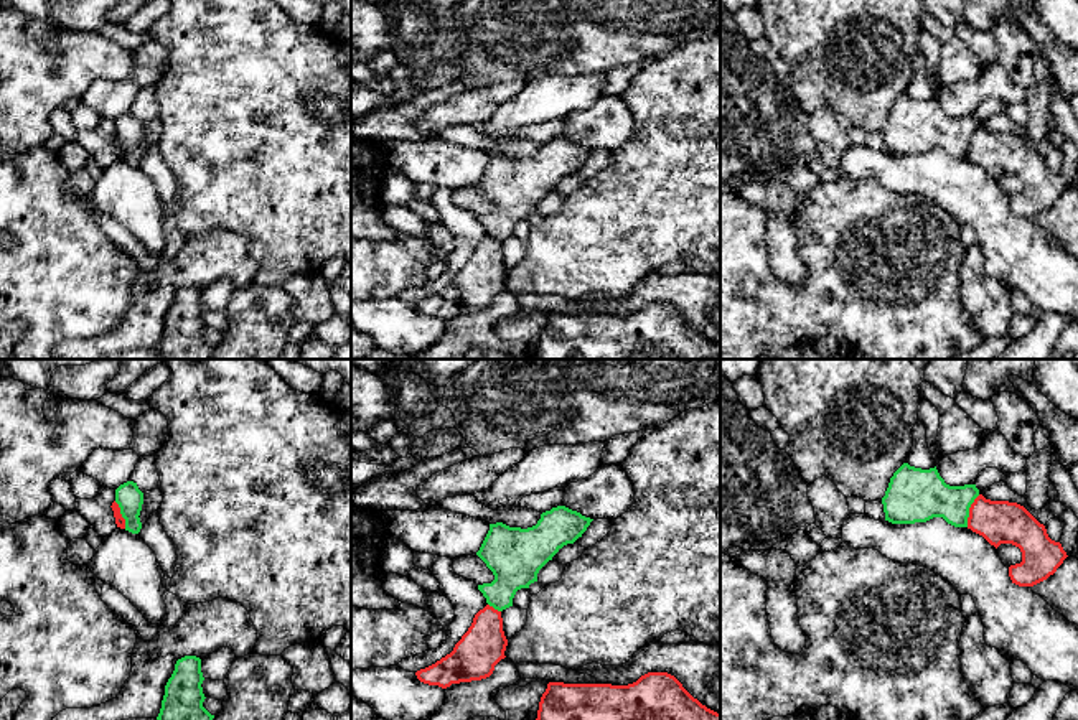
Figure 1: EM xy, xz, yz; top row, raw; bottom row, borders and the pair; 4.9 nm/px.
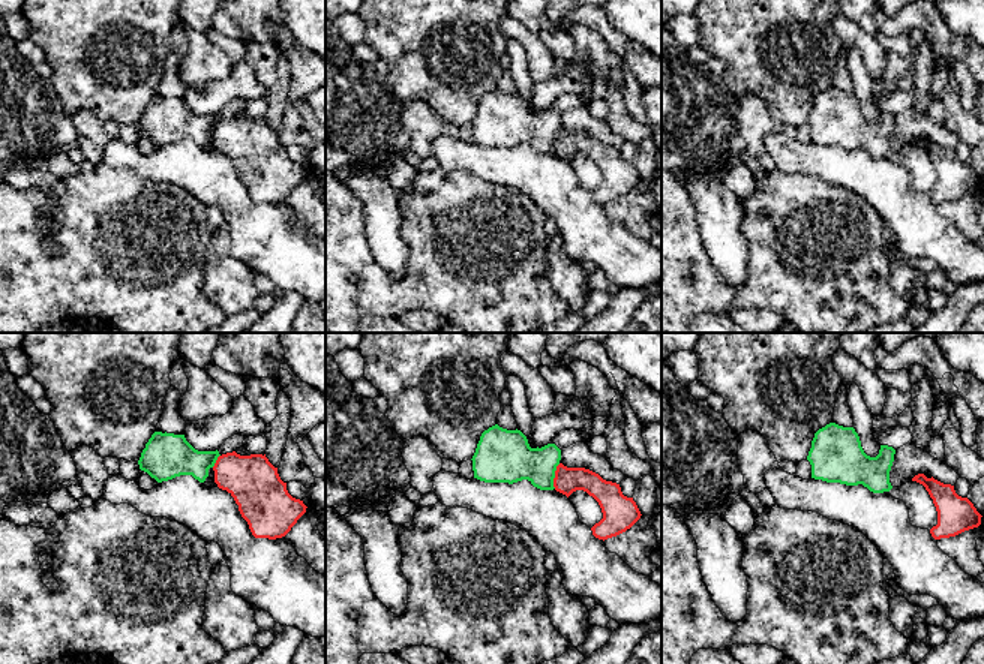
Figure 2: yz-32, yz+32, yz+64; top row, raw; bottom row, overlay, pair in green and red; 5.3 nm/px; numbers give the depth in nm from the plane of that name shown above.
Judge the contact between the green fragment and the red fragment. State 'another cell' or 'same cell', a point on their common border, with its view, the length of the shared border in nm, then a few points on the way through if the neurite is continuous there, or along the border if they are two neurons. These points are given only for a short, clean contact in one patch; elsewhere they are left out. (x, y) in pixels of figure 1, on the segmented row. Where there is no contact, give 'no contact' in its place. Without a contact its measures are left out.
another cell; meets green in yz at (968, 511); contact 170 nm long; border along yz (979, 495), (970, 508), (966, 526)

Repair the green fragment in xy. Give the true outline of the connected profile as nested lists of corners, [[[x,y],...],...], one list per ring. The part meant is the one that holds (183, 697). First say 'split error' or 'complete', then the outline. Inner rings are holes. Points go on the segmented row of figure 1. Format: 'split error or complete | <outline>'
complete | [[[185,656],[165,685],[165,695],[157,720],[213,720],[204,707],[201,659]]]

